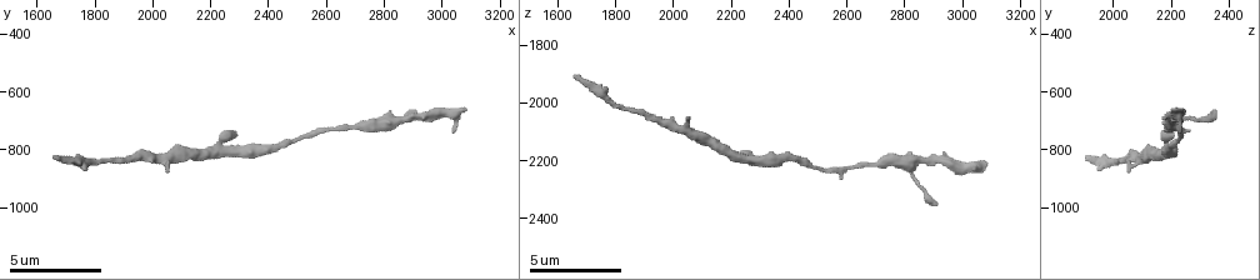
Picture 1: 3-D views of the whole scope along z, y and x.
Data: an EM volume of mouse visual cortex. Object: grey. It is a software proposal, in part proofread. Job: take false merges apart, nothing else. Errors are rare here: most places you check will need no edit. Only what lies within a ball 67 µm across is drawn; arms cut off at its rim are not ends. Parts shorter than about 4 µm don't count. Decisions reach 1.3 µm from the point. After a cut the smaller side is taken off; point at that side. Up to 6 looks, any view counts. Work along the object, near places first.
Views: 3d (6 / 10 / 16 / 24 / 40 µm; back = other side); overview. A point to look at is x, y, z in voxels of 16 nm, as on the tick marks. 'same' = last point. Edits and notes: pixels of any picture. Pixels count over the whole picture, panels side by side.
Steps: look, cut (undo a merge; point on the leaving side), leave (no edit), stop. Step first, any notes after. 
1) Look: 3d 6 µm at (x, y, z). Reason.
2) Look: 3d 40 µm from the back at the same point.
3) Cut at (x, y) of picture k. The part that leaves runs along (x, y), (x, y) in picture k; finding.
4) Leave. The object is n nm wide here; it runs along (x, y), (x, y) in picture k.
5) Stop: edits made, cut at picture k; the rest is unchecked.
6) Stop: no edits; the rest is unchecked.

Look: 3d 10 µm at (2720, 710, 2210). Calibre changes.

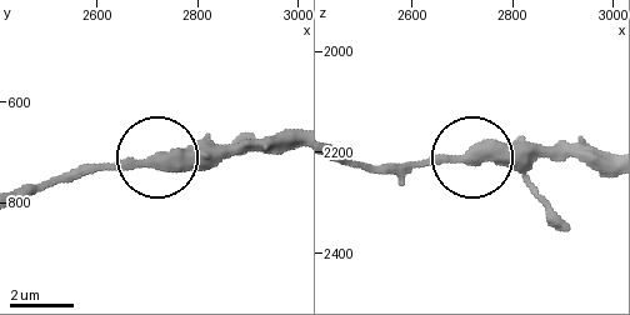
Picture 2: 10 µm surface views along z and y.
Look: 3d 10 µm from the back at (2715, 715, 2210).

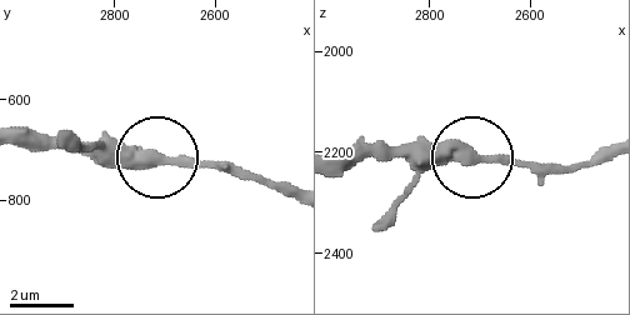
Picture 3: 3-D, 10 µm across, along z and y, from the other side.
Leave. The object is 380 nm wide here; it runs along (605, 146), (558, 170), (460, 154), (390, 154) in picture 3; all the same cell.

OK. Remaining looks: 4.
Look: 3d 16 µm at (2350, 820, 2200).

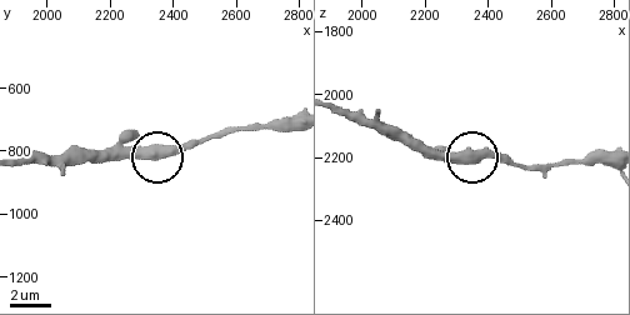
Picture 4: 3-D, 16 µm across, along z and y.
Leave. The side arm is 13 µm long; it runs along (468, 153), (468, 159), (420, 153) in picture 4; all the same cell.

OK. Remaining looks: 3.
Look: 3d 10 µm at (1780, 850, 2000). Sudden change in width.

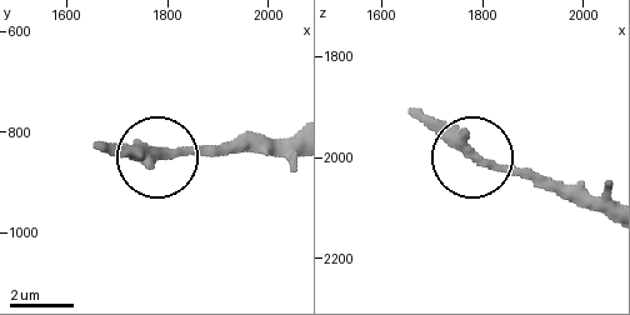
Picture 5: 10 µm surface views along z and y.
Look: 3d 6 µm at (1780, 845, 2005).

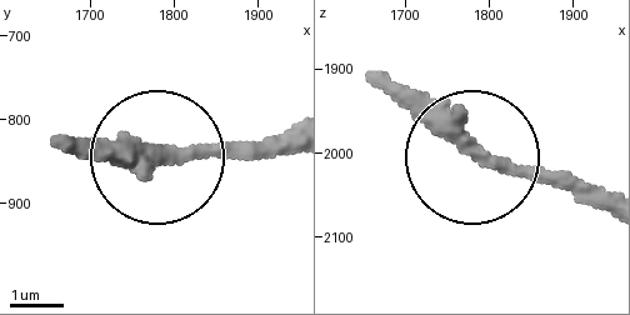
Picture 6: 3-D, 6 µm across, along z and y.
Leave. It runs along (605, 208), (484, 168), (380, 74) in picture 6; one cell here.

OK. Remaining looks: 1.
Stop: no edits; the rest is unchecked.

